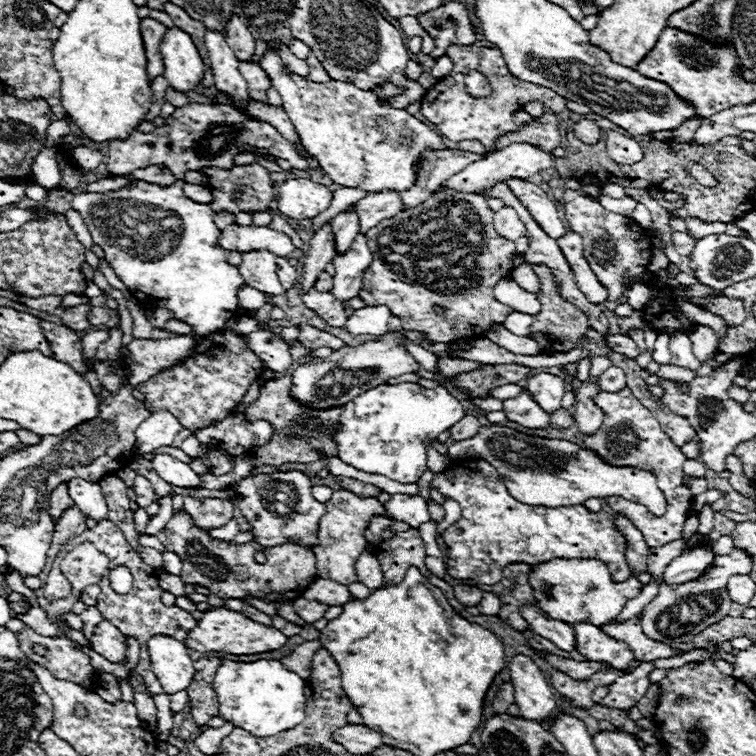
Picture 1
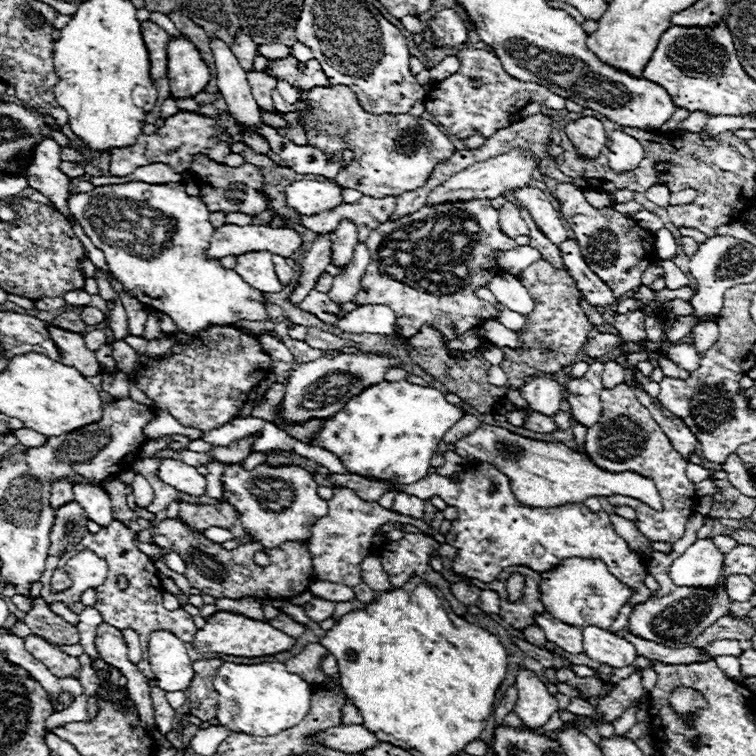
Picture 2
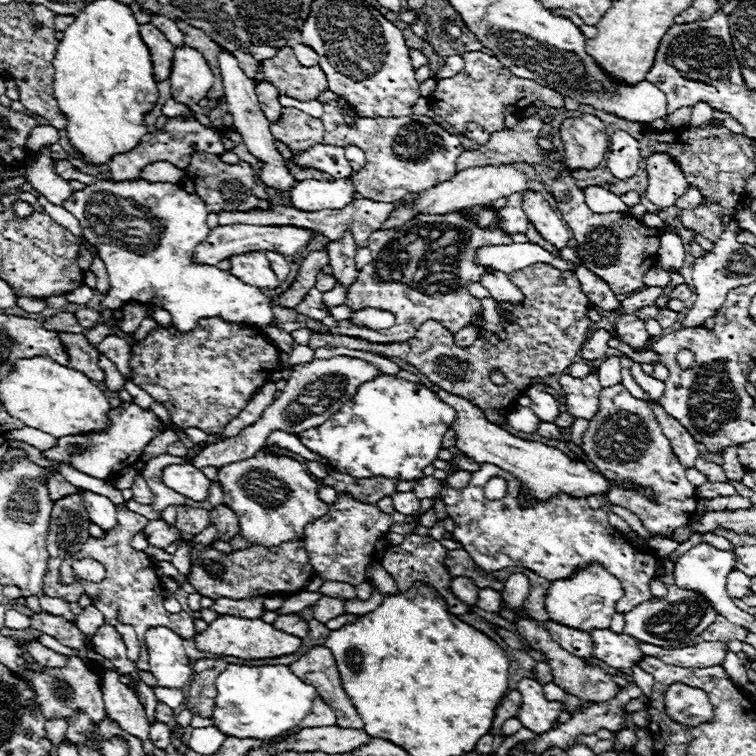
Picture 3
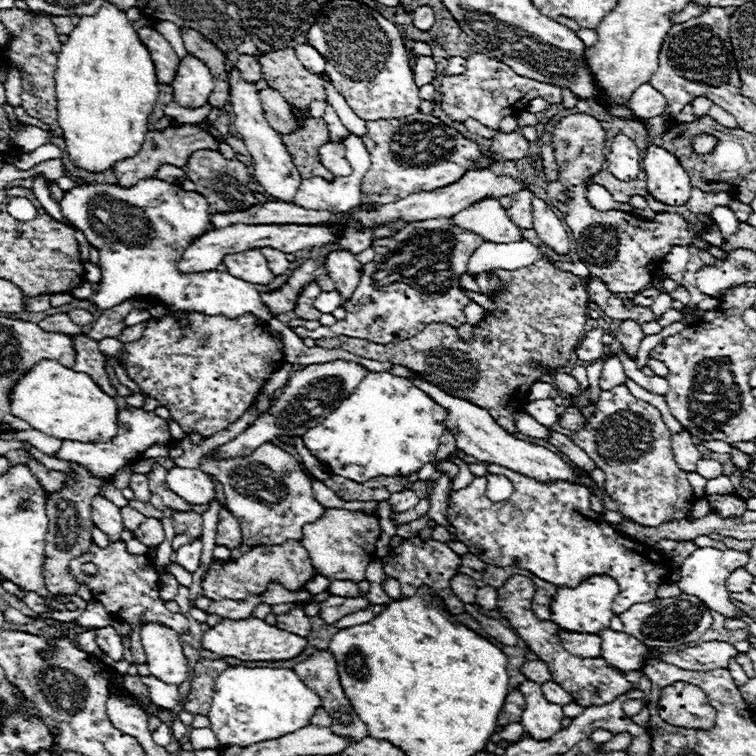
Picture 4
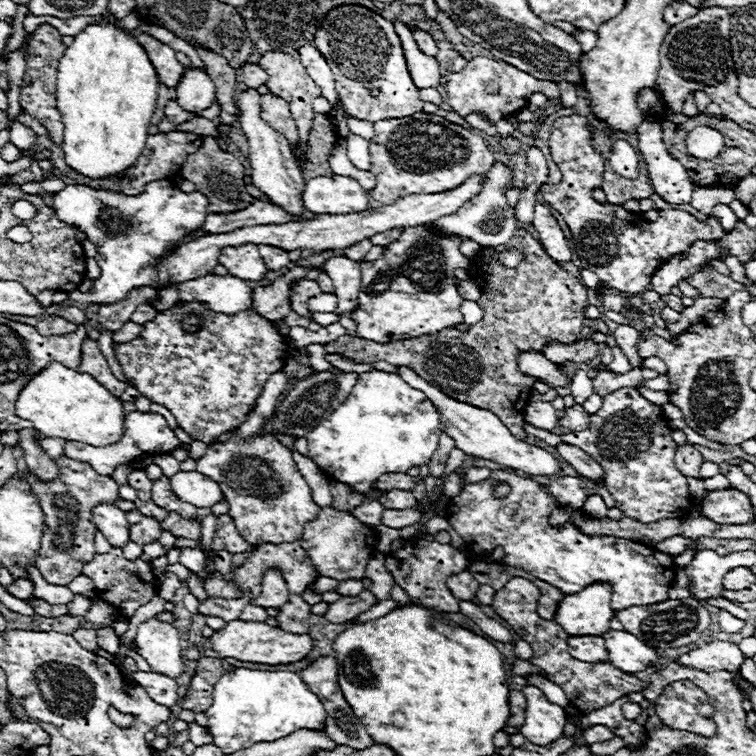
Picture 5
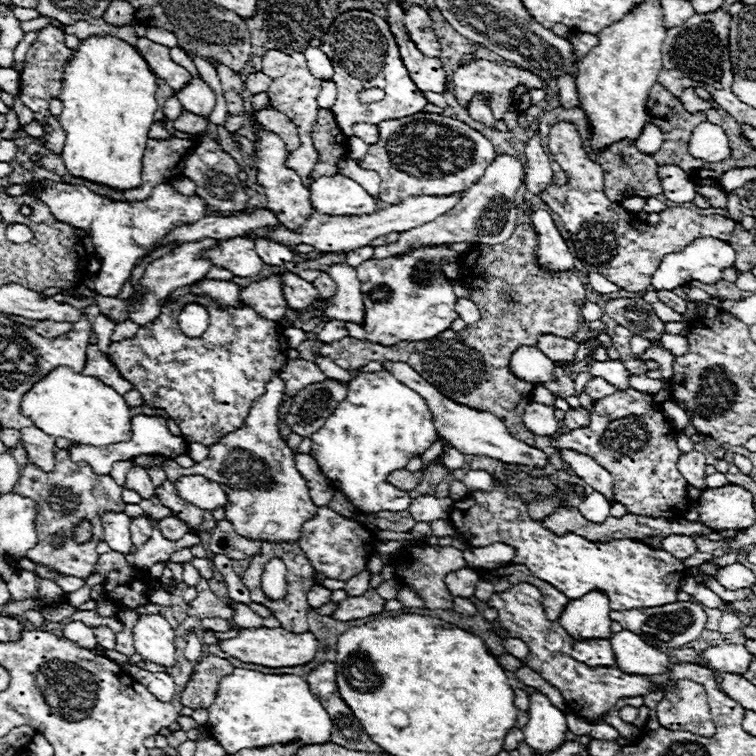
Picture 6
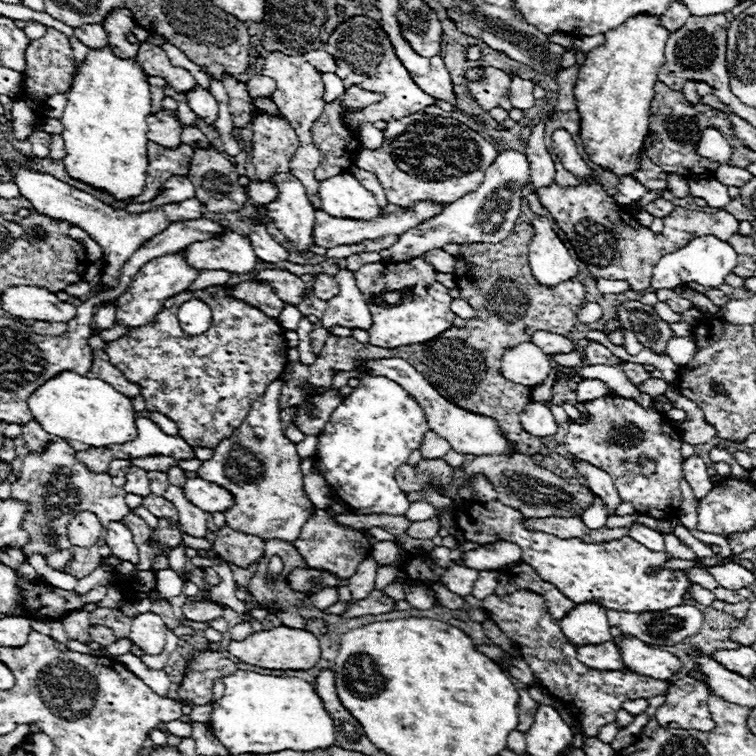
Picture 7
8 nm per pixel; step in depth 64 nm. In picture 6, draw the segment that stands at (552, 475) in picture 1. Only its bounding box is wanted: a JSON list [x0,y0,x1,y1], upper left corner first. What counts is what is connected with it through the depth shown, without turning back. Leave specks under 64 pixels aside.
[384,362,546,468]

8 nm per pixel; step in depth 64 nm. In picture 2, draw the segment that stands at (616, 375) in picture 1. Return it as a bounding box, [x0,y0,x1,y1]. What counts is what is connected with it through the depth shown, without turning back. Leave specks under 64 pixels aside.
[602,360,622,388]

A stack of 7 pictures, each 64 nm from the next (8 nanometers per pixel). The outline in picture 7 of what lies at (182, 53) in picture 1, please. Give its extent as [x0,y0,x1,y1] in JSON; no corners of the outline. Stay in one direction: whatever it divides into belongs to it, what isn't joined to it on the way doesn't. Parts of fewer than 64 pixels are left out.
[186,86,218,124]

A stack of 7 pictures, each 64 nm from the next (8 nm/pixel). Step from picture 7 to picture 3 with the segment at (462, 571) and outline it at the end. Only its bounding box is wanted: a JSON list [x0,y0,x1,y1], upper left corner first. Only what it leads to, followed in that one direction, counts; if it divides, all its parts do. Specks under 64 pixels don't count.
[450,576,478,606]

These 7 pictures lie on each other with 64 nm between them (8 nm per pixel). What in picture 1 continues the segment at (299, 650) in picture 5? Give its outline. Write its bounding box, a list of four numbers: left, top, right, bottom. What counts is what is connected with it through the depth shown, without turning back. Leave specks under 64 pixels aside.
[184,608,288,654]

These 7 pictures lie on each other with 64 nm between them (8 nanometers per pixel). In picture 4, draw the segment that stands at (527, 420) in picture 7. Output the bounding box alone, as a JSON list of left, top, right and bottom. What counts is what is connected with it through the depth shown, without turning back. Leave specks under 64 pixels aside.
[526,398,558,428]

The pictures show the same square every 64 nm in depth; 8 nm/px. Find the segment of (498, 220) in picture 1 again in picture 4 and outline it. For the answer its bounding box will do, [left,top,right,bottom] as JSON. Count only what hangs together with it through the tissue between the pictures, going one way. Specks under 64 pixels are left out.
[508,188,534,228]

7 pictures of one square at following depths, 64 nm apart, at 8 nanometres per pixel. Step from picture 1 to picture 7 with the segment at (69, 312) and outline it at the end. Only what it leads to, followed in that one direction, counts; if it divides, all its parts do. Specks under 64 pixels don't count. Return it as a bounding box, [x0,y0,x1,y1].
[32,322,68,336]

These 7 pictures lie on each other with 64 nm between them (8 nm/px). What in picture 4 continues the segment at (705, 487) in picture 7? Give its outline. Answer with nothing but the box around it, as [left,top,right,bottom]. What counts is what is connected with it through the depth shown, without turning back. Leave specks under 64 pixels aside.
[672,430,702,472]

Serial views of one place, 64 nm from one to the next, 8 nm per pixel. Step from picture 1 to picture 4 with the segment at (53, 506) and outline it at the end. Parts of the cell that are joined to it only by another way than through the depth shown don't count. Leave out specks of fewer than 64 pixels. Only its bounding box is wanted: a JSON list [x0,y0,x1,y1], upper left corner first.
[26,452,64,490]

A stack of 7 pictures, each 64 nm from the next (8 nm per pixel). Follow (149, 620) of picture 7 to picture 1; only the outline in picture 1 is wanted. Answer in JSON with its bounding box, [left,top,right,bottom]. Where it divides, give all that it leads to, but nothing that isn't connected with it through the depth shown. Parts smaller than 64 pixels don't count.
[148,634,194,694]

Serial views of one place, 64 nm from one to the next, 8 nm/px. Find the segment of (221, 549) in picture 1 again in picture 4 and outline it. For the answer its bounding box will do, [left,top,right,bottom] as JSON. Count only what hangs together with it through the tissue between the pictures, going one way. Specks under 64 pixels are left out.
[132,518,316,600]

